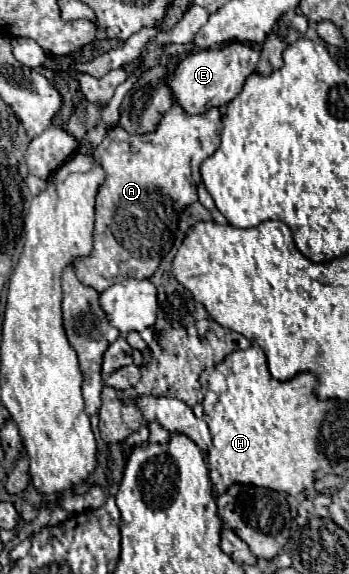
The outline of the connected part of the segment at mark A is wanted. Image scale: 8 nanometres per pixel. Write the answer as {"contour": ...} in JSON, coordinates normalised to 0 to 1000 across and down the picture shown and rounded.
{"contour":[[[510,183],[453,214],[453,225],[430,235],[367,235],[344,221],[309,225],[298,246],[269,260],[275,280],[309,301],[304,319],[287,326],[275,343],[275,395],[269,395],[269,437],[246,451],[223,451],[212,462],[218,483],[275,503],[281,510],[355,486],[430,486],[453,469],[458,451],[487,437],[499,409],[487,395],[510,392],[510,371],[539,354],[567,350],[562,322],[573,319],[573,284],[630,256],[630,190],[602,190],[579,200],[533,200]]]}

